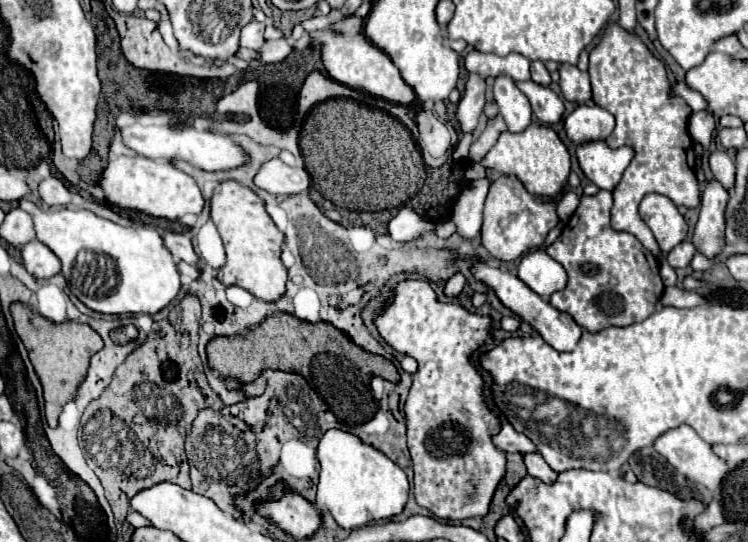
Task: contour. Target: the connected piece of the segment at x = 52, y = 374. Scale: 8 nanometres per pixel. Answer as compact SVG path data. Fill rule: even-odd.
M21 302L11 304L11 316L15 324L15 332L23 340L29 360L35 368L35 374L41 380L43 386L43 398L45 398L45 416L49 426L57 426L57 416L61 412L61 406L73 398L73 392L77 384L81 382L81 376L85 376L85 368L89 366L89 356L103 348L101 336L87 324L81 322L61 322L55 324L41 314L33 312L29 306Z

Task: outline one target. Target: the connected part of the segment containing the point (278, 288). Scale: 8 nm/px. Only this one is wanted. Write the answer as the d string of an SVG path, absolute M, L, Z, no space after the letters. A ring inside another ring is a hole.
M235 180L221 182L213 190L211 220L221 234L227 254L227 262L219 268L217 280L223 286L241 286L255 298L265 302L279 300L285 292L287 282L287 268L281 264L279 258L283 234L277 230L269 214L265 212L265 206L259 200L259 196Z

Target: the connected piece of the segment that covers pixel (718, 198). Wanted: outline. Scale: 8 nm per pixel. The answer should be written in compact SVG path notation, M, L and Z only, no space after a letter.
M717 180L707 182L701 194L701 212L699 212L699 222L695 226L693 244L701 254L709 258L717 256L717 252L721 252L723 248L723 232L725 232L723 212L727 198L729 192Z

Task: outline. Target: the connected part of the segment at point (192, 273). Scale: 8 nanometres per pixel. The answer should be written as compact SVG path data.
M177 260L177 266L179 266L179 273L183 284L192 282L199 276L199 270L197 270L195 266L189 266L189 264L183 262L183 260Z

